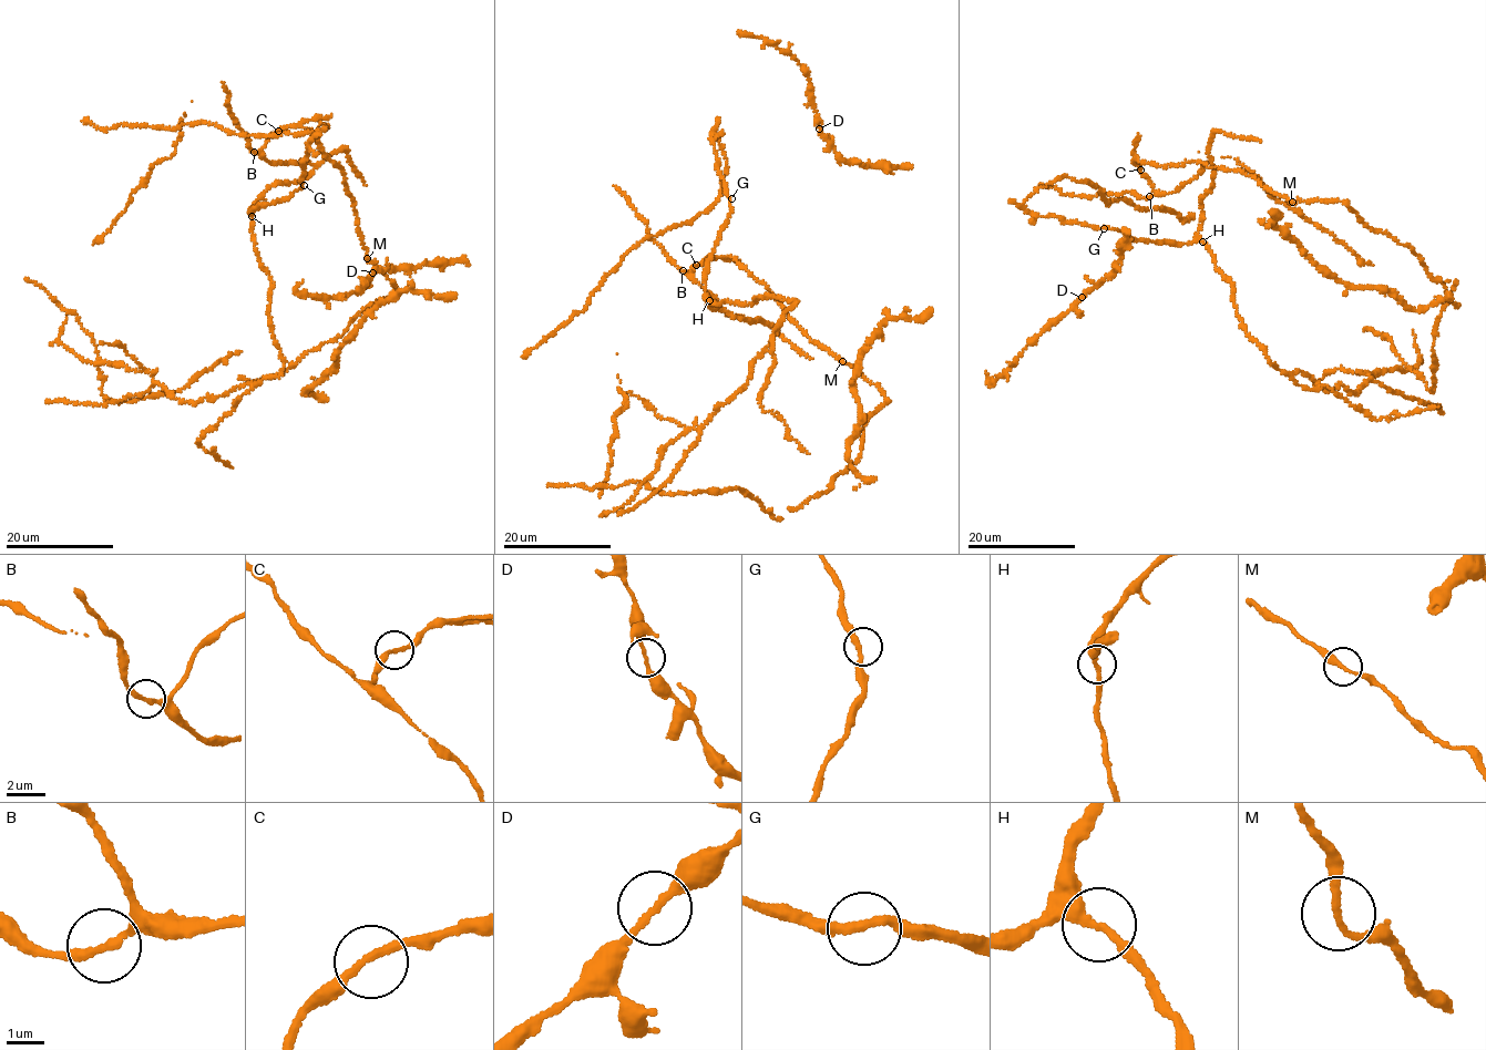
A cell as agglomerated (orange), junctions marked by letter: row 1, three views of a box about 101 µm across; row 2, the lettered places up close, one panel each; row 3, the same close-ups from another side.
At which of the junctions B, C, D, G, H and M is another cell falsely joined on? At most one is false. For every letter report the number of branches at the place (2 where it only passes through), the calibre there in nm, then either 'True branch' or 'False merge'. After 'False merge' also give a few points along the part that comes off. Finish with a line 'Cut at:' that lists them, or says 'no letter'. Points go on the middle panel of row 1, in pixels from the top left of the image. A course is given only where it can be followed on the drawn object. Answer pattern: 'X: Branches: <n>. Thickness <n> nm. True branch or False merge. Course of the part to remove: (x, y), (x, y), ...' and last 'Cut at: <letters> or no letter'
B: Branches: 2. Thickness 200 nm. True branch
C: Branches: 2. Thickness 200 nm. True branch
D: Branches: 2. Thickness 200 nm. True branch
G: Branches: 2. Thickness 260 nm. True branch
H: Branches: 2. Thickness 280 nm. True branch
M: Branches: 2. Thickness 190 nm. True branch
Cut at: no letter

